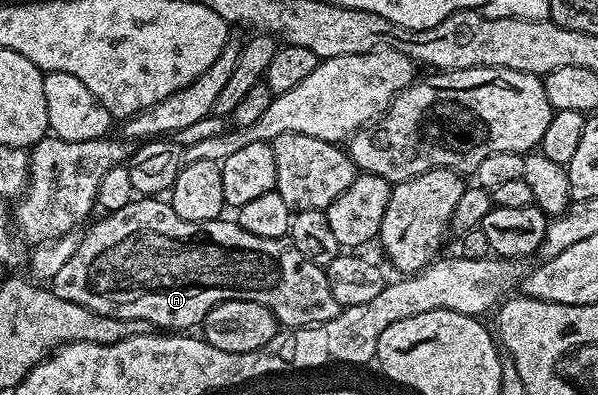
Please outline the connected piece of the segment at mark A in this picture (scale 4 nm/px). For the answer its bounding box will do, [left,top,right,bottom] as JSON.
[49,198,341,330]

